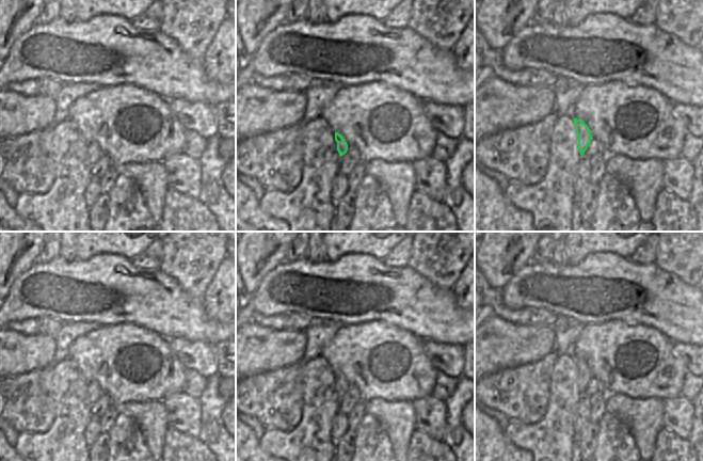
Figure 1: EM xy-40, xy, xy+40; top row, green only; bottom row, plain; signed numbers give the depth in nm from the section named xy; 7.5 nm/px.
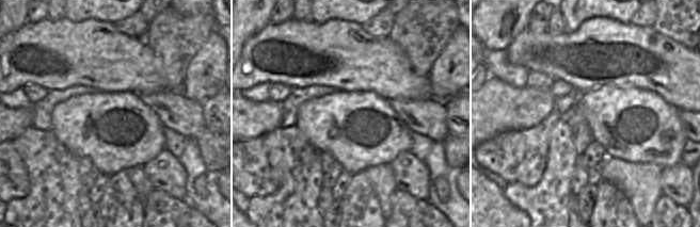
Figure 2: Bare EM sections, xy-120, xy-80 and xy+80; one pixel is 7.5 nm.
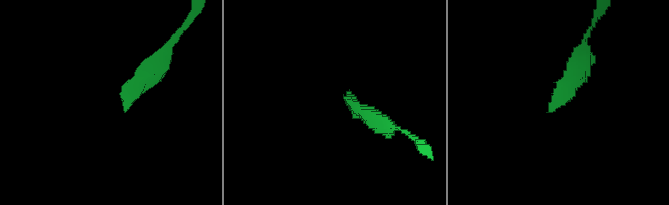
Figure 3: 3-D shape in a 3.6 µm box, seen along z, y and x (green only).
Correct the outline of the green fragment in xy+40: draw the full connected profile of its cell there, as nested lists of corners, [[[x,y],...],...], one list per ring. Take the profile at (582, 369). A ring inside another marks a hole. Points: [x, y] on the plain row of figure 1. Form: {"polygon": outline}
{"polygon": [[[574,357],[574,362],[576,364],[576,372],[578,375],[578,390],[582,395],[593,377],[589,366],[585,361]]]}

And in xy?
{"polygon": [[[335,371],[335,382],[333,383],[333,387],[338,395],[342,395],[348,390],[348,383],[343,376],[338,371]]]}

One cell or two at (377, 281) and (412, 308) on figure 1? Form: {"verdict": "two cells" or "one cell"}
{"verdict": "one cell"}

